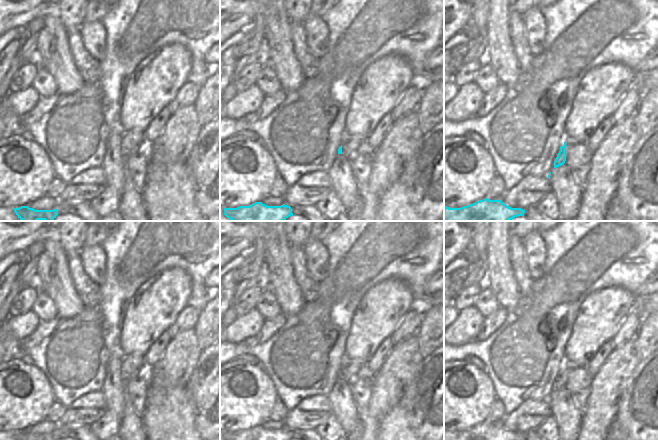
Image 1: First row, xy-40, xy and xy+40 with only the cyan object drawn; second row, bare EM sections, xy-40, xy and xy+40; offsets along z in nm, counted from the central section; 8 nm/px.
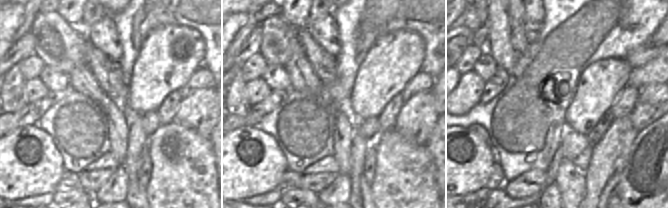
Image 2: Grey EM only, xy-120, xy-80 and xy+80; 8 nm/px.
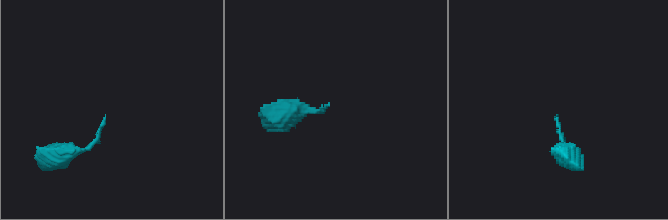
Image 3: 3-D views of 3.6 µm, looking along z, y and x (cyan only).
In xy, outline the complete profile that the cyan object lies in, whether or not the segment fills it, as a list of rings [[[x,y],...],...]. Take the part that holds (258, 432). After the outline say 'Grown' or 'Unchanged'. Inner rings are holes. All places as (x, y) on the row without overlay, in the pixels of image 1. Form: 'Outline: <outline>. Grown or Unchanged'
Outline: [[[255,426],[249,430],[224,432],[225,440],[293,440],[290,430],[267,430],[262,426]]]. Unchanged.

